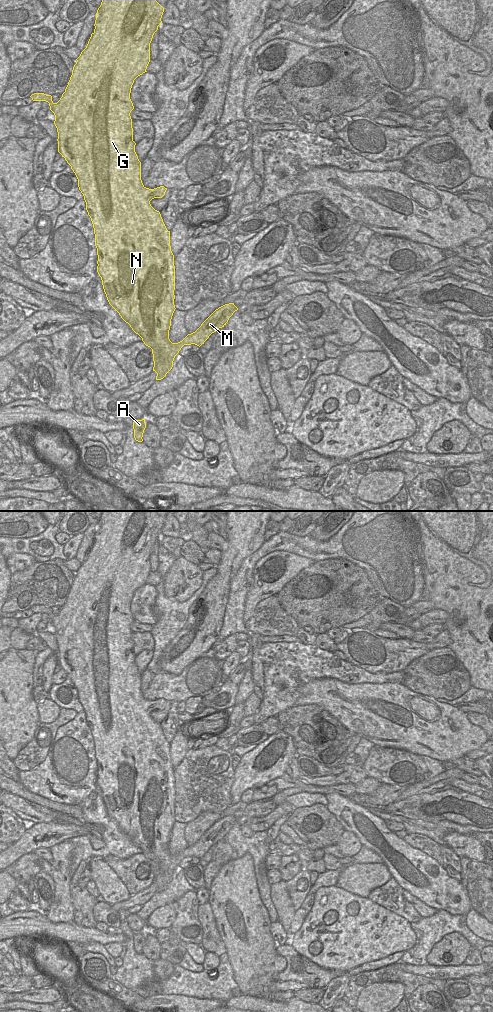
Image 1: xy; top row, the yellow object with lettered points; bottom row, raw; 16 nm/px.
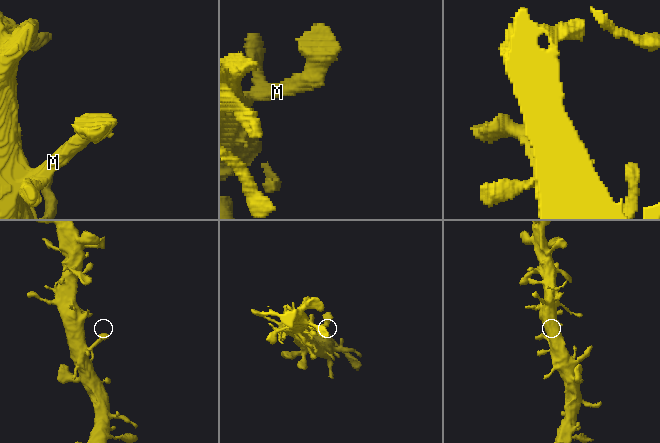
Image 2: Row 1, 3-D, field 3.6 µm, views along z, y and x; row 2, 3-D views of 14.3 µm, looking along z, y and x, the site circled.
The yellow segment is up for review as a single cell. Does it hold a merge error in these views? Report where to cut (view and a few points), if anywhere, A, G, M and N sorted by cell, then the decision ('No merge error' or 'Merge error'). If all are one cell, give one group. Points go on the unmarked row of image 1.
No split. Groups: A G M N. No merge error.

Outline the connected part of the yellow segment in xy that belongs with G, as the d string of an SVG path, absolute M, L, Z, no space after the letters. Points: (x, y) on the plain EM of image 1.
M102 511L101 517L96 525L95 541L91 546L86 560L81 564L80 568L76 571L77 574L73 579L72 587L62 606L62 609L57 615L52 613L51 607L44 605L34 605L30 609L33 613L46 613L49 615L50 622L55 627L54 636L58 644L58 664L65 670L67 675L71 678L71 681L75 685L78 691L78 699L84 708L86 714L86 722L91 730L94 746L95 746L95 758L97 760L97 784L102 792L104 804L106 806L109 816L119 825L121 830L130 837L132 842L138 846L144 856L152 861L154 879L153 883L157 885L156 892L163 891L166 886L172 881L173 873L175 868L179 865L184 857L195 856L201 858L209 850L209 848L216 844L219 840L226 837L229 830L233 827L238 820L234 815L225 816L216 821L193 845L188 846L182 853L178 855L172 855L169 851L169 842L171 838L171 831L175 823L174 817L174 802L175 802L175 778L174 778L174 767L171 763L170 758L170 743L167 742L161 726L155 722L150 713L154 710L162 710L165 707L167 700L160 698L154 701L146 700L141 692L141 674L135 664L136 655L133 653L133 640L132 631L130 628L131 623L134 621L133 615L130 611L131 600L134 592L147 584L147 578L150 574L150 555L152 553L154 545L158 542L158 538L161 537L162 527L164 520L156 513L156 511Z

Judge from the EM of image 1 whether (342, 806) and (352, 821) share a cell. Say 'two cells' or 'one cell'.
one cell

